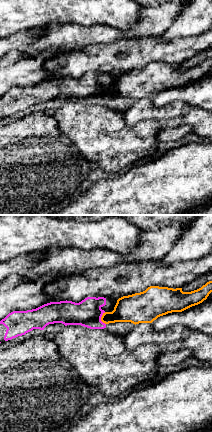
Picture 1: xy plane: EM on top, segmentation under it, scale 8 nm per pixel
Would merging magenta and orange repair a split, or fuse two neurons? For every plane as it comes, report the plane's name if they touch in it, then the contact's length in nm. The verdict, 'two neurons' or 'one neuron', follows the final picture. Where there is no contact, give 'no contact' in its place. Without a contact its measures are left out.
meets magenta in xy; contact 110 nm long

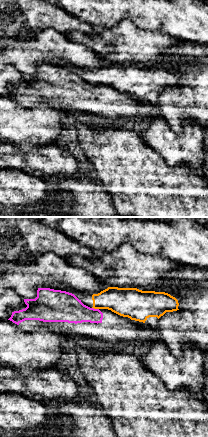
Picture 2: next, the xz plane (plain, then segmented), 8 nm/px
meets magenta in xz; contact 60 nm long

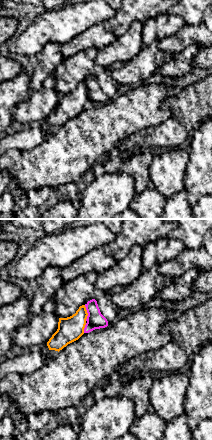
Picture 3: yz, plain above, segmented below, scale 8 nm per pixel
meets magenta in yz; contact 130 nm long

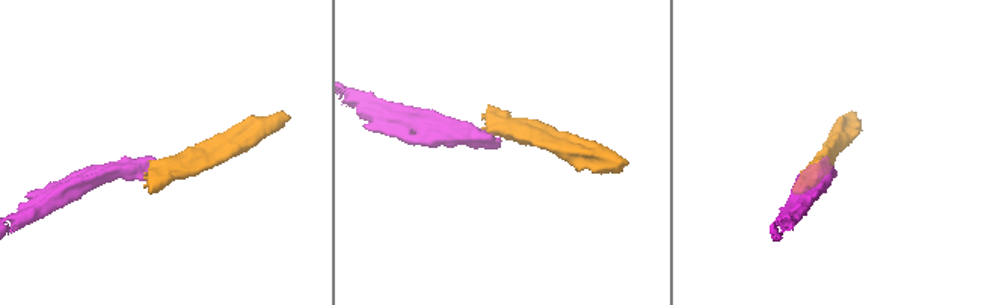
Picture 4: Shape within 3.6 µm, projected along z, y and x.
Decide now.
two neurons

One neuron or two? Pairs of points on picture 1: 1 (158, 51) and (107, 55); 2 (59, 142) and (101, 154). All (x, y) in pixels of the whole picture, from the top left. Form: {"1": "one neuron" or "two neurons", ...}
{"1": "one neuron", "2": "two neurons"}

